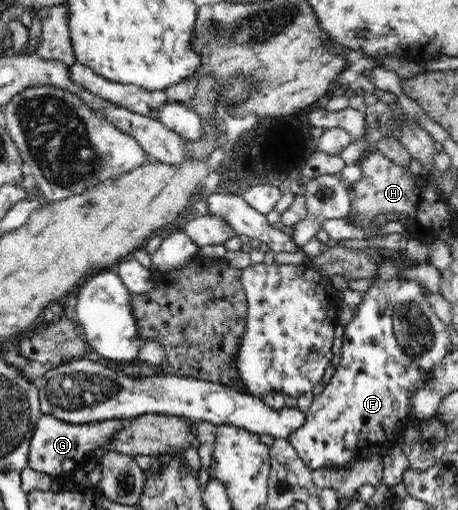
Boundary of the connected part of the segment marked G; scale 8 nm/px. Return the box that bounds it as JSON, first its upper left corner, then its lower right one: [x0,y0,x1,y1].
[28,415,126,477]

